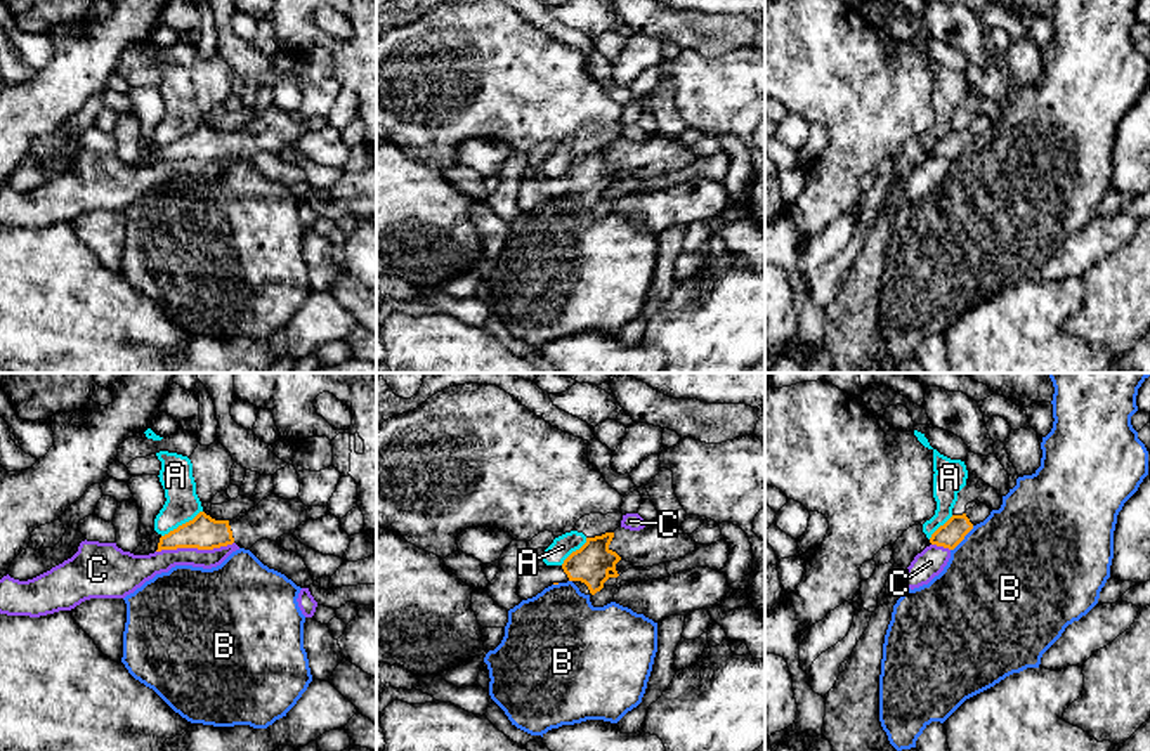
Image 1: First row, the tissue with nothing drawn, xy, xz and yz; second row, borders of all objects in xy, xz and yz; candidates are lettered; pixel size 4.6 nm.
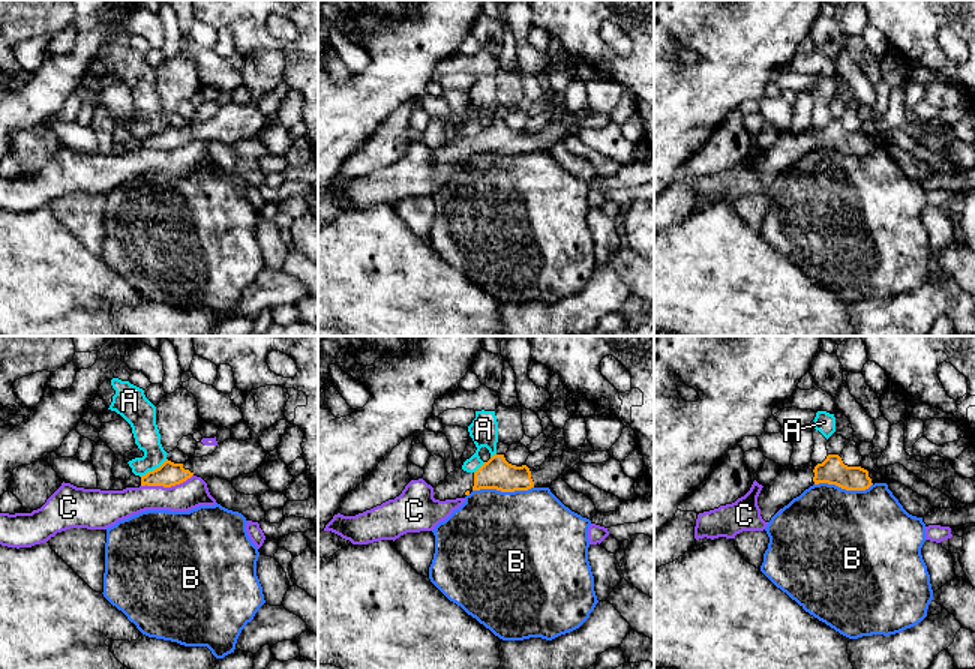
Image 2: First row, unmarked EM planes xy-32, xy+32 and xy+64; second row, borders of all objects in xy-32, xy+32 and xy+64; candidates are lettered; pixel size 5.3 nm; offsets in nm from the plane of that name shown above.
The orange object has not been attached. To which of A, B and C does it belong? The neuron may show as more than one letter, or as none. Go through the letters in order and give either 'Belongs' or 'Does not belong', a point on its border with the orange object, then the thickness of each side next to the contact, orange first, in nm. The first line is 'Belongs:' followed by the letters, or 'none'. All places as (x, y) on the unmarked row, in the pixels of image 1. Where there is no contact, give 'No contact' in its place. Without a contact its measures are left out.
Belongs: none
A: Does not belong. Touches orange at xy (182, 136). Thickness 160 nm (orange) against 160 nm
B: Does not belong. Touches orange at yz (963, 150). Thickness 120 nm (orange) against 500 nm
C: Does not belong. Touches orange at xy (195, 158). Thickness 160 nm (orange) against 110 nm

